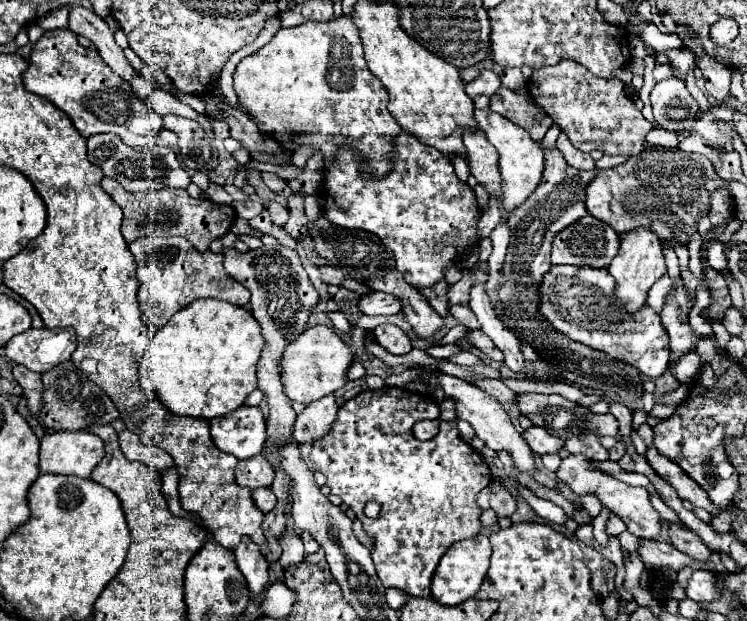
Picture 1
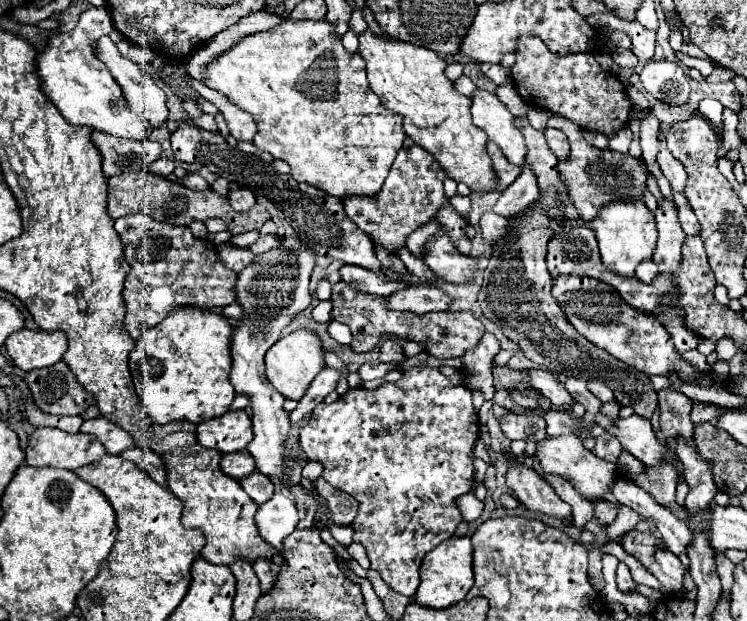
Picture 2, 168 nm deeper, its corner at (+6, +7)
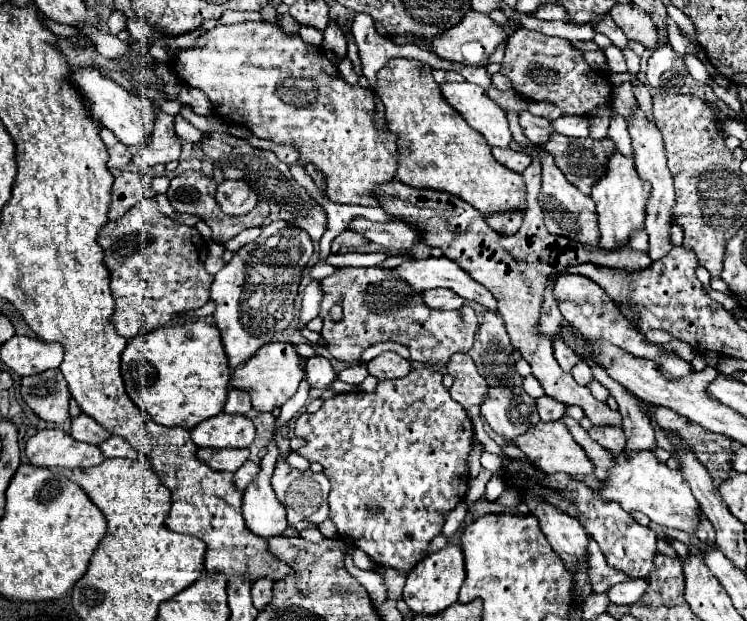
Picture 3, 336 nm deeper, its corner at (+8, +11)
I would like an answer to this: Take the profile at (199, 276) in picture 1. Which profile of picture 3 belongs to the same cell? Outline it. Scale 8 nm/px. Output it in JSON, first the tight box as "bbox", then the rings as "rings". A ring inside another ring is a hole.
{"bbox":[97,199,213,339],"rings":[[[143,199],[137,205],[133,205],[121,219],[107,221],[107,225],[103,225],[103,229],[97,235],[97,243],[105,253],[103,263],[109,269],[109,287],[115,299],[111,323],[115,325],[121,337],[133,339],[141,333],[163,327],[175,317],[175,313],[199,309],[209,301],[209,287],[213,277],[205,271],[203,263],[203,255],[207,255],[207,243],[195,227],[185,227],[165,217],[157,209],[155,199]]]}

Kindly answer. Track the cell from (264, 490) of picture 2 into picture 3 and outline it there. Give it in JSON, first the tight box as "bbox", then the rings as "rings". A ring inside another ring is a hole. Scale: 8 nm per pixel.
{"bbox":[233,461,259,491],"rings":[[[251,461],[243,463],[235,473],[233,473],[233,483],[237,485],[237,489],[241,491],[245,485],[249,485],[255,479],[255,473],[259,473],[259,467]]]}

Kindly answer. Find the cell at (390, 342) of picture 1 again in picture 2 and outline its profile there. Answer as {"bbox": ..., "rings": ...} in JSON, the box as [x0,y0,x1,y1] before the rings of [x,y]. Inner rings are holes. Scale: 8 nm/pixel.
{"bbox":[379,337,403,363],"rings":[[[385,337],[379,351],[379,359],[383,363],[391,363],[391,361],[399,361],[401,357],[403,357],[403,347],[399,345],[399,341],[395,337]]]}

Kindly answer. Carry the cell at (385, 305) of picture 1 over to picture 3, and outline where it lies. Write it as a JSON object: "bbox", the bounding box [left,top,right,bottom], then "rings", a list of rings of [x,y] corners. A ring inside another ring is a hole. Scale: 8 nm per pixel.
{"bbox":[423,289,465,309],"rings":[[[427,289],[423,301],[433,309],[461,309],[465,305],[465,299],[451,289]]]}

